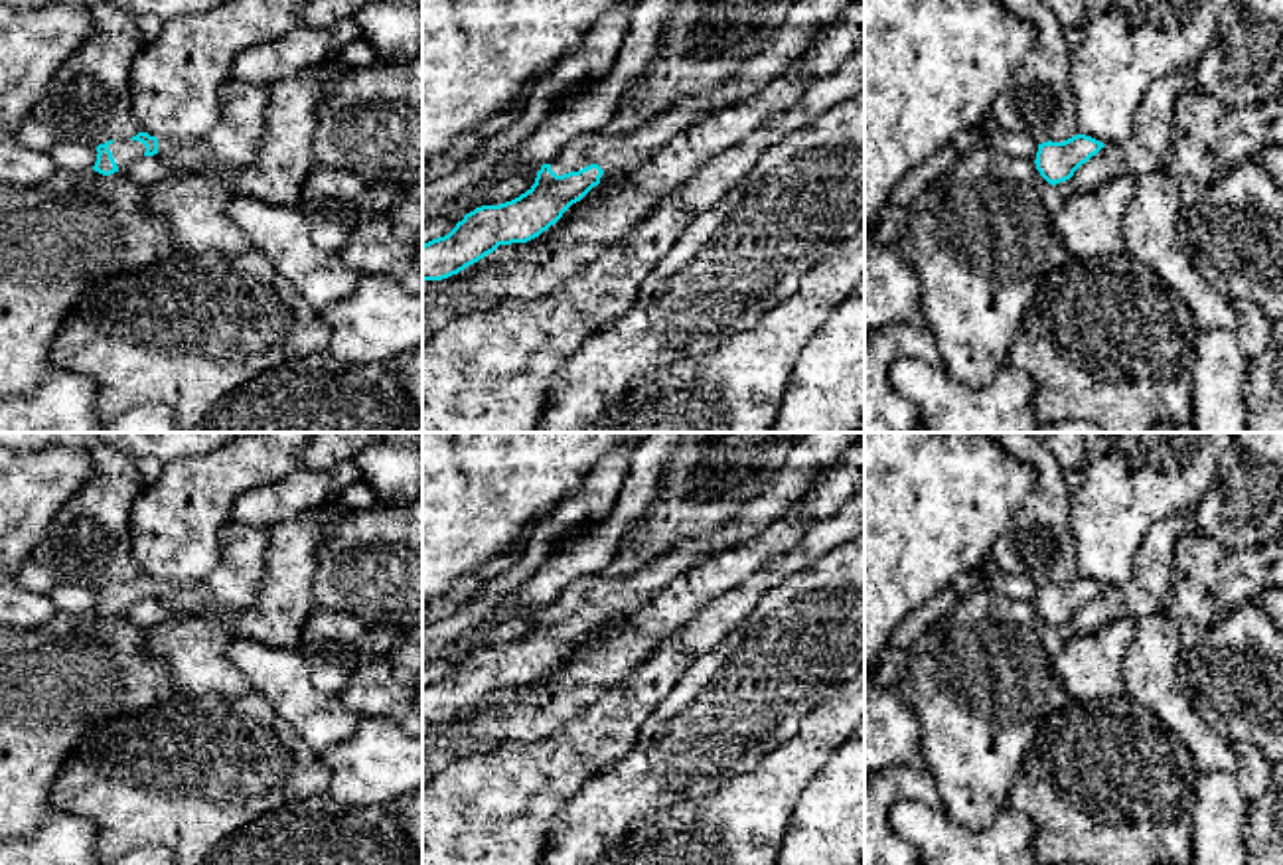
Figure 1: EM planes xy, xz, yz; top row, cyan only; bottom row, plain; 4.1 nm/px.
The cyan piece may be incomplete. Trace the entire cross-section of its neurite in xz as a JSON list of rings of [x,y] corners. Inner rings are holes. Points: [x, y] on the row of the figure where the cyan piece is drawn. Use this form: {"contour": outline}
{"contour": [[[793,0],[784,24],[760,53],[717,87],[677,101],[624,136],[588,132],[568,142],[537,172],[535,184],[519,197],[482,205],[456,227],[422,245],[422,280],[442,280],[493,253],[499,245],[527,243],[555,225],[580,201],[608,170],[632,166],[653,154],[689,124],[750,95],[772,77],[784,75],[790,61],[805,57],[815,30],[827,26],[851,0]]]}

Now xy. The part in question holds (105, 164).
{"contour": [[[138,132],[130,140],[122,140],[122,138],[109,140],[97,146],[99,154],[97,154],[97,162],[93,170],[103,176],[111,176],[140,156],[172,152],[184,144],[188,142],[186,140],[158,140],[156,136],[150,136],[148,132]]]}

